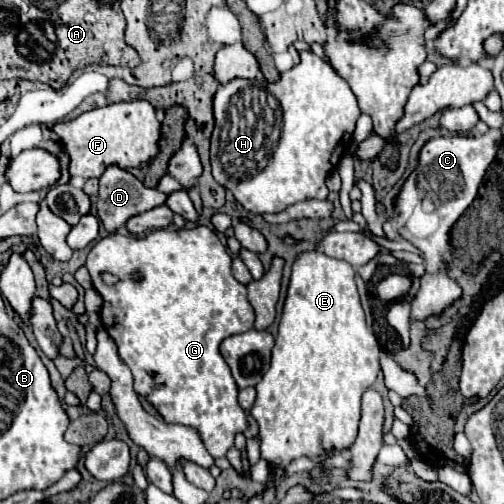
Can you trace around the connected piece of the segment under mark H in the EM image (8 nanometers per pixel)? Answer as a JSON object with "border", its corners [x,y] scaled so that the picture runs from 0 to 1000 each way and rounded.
{"border":[[[593,103],[597,127],[577,135],[573,143],[558,147],[558,159],[546,167],[526,163],[518,171],[522,210],[514,218],[458,218],[458,202],[474,194],[474,179],[482,179],[482,163],[466,159],[466,171],[450,163],[438,167],[427,198],[423,198],[423,226],[427,226],[427,258],[419,270],[419,329],[423,353],[450,377],[462,381],[466,397],[502,425],[530,425],[530,421],[558,421],[569,409],[629,393],[649,393],[653,377],[645,369],[649,345],[665,333],[692,294],[696,266],[704,258],[704,242],[716,226],[708,210],[708,194],[696,183],[692,167],[633,111],[621,103]]]}

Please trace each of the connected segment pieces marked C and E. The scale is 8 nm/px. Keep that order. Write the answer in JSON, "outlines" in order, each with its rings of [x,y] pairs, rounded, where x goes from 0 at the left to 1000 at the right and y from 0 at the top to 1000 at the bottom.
{"outlines":[[[[970,258],[958,270],[871,270],[851,278],[835,306],[827,337],[808,353],[788,393],[788,460],[839,500],[847,544],[835,552],[835,571],[815,599],[815,631],[839,635],[879,619],[915,587],[915,571],[883,544],[883,512],[895,504],[891,456],[923,413],[942,397],[946,373],[978,321],[990,282],[990,258]]],[[[633,496],[593,500],[577,532],[538,730],[506,766],[510,794],[498,810],[514,841],[518,909],[538,917],[546,944],[593,905],[645,917],[661,889],[688,893],[704,877],[716,786],[756,734],[754,694],[712,599],[700,528]]]]}

